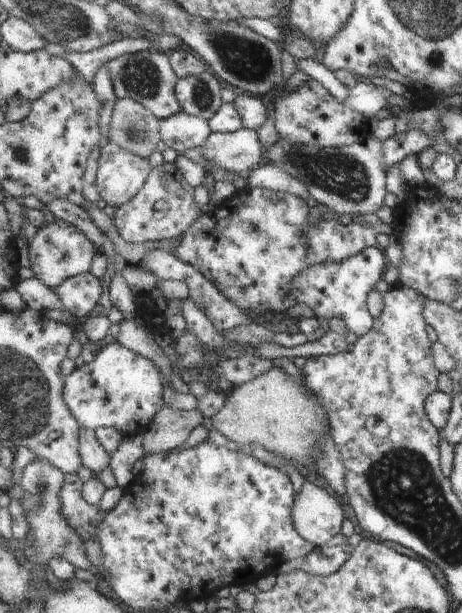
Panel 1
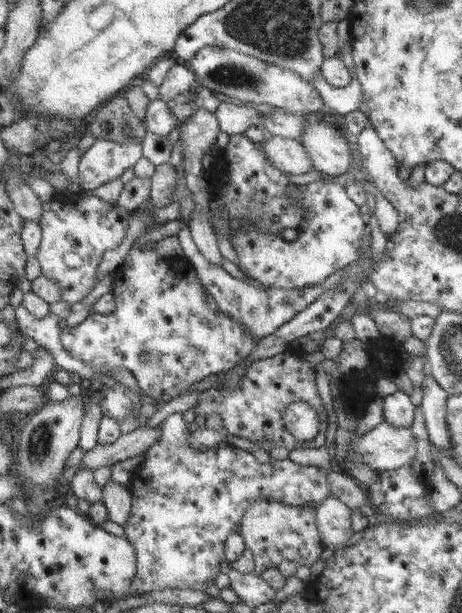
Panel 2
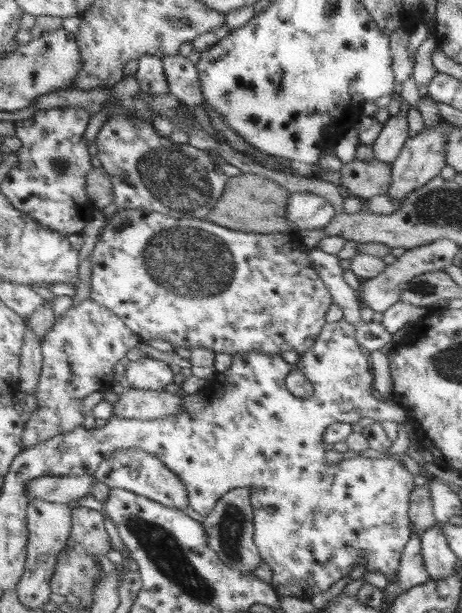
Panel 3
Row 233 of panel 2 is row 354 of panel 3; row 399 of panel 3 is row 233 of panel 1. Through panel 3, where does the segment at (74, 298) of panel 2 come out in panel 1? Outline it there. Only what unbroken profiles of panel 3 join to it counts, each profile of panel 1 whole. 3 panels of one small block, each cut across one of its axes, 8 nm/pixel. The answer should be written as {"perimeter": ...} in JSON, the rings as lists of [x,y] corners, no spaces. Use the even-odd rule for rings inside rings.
{"perimeter":[[[55,220],[39,229],[35,237],[29,242],[29,256],[31,269],[48,288],[56,290],[69,278],[81,275],[91,270],[93,258],[98,252],[95,244],[73,224],[65,220]]]}

